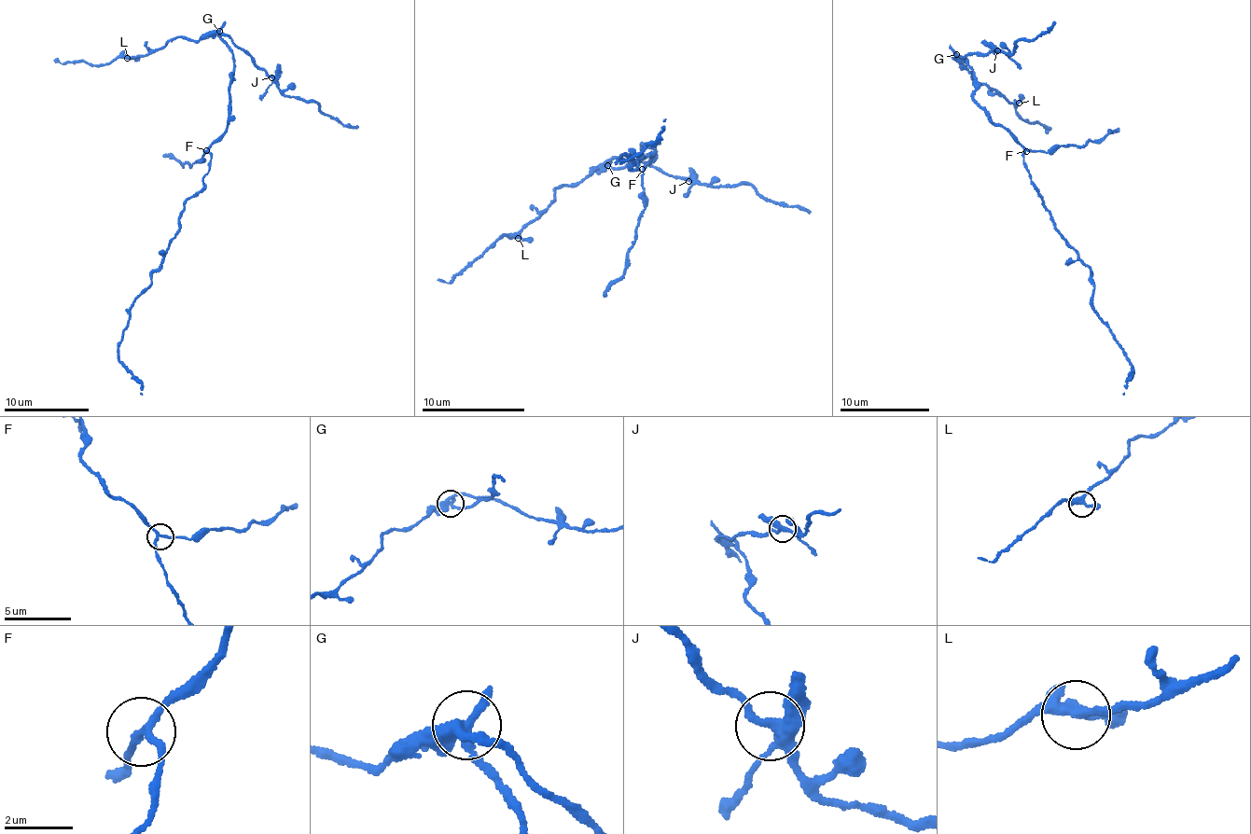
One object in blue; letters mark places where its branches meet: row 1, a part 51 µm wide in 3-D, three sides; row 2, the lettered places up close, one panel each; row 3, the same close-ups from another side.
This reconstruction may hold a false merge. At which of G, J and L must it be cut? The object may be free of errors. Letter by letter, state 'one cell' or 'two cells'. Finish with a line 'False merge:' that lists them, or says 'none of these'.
G: two cells
J: one cell
L: one cell
False merge: G

